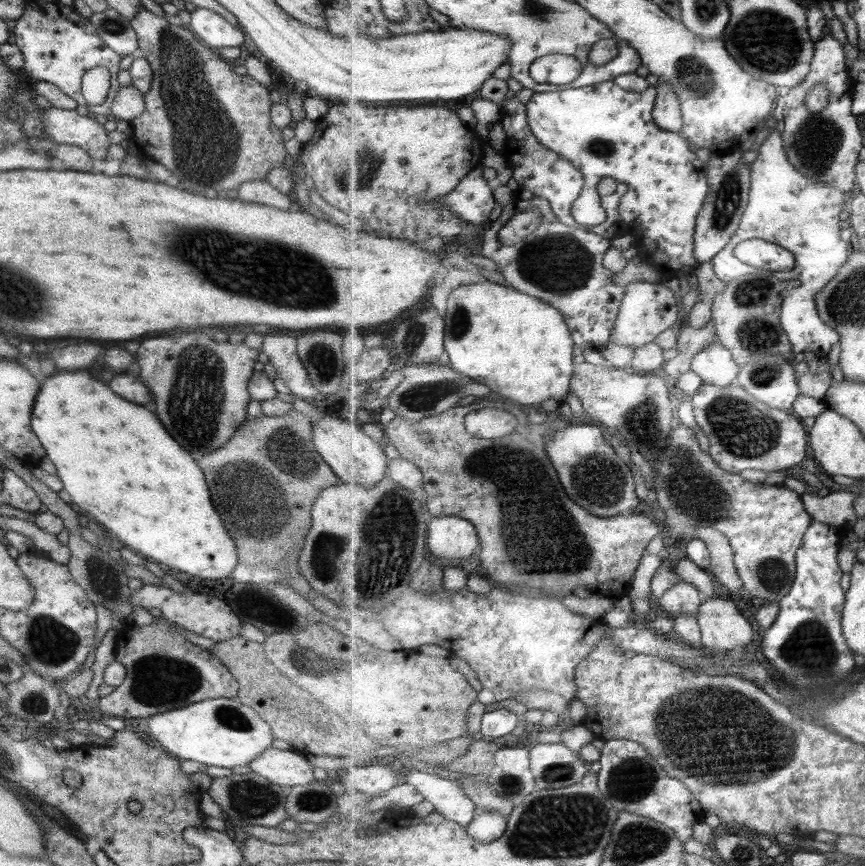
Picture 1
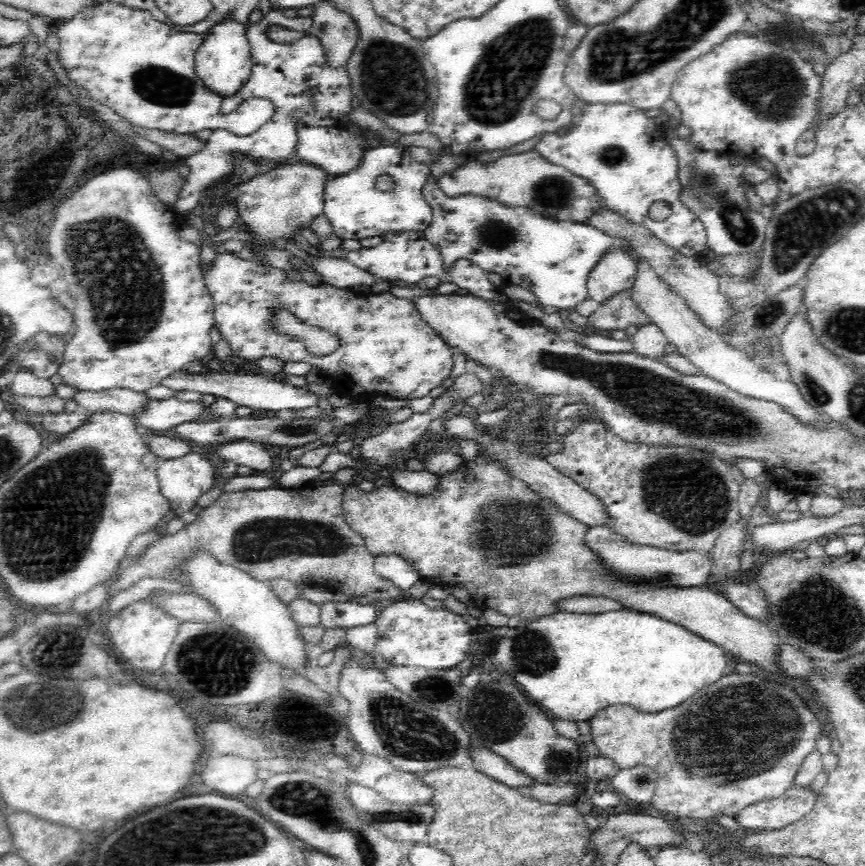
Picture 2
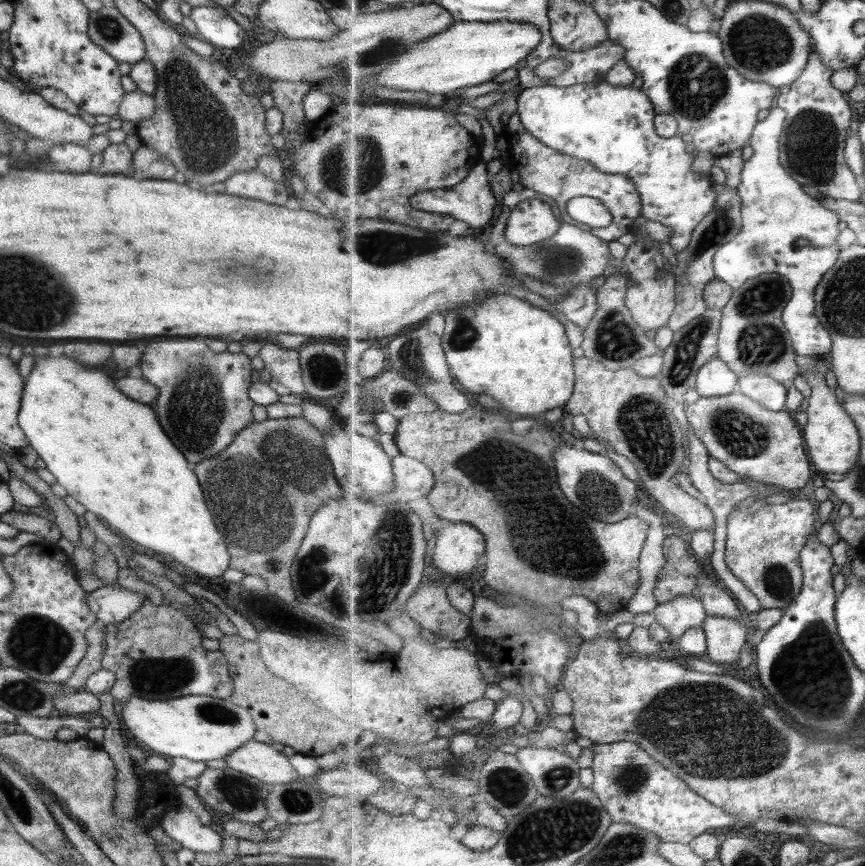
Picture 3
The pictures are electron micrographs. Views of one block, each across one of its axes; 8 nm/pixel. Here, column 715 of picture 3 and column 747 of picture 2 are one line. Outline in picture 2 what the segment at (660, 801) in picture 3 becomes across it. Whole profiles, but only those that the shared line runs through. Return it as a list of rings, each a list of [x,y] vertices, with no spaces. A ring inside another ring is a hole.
[[[794,783],[782,796],[748,804],[736,812],[734,818],[740,827],[751,832],[781,830],[808,814],[816,799],[817,794],[810,790],[810,786],[796,786]]]

